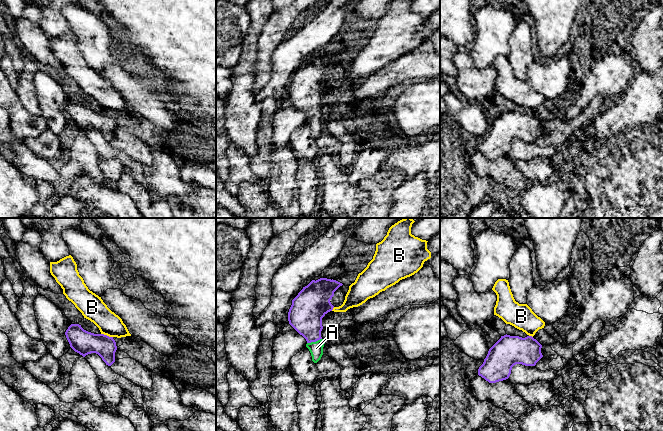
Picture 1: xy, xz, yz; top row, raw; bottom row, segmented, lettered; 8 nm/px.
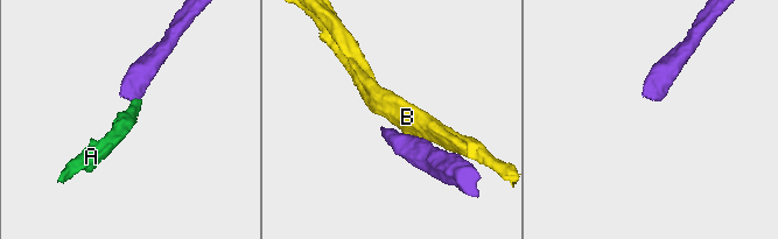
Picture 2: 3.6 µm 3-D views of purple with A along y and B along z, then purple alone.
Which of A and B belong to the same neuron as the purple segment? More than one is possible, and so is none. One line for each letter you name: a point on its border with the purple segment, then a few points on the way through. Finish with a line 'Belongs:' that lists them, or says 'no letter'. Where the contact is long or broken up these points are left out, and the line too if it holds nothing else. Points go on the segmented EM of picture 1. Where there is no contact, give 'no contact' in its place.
A: contact xz (314, 341); way xz (305, 315), (314, 341), (316, 348)
Belongs: A

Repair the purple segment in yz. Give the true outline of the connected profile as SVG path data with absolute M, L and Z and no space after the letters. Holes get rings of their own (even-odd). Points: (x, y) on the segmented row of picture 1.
M501 336L489 349L478 375L489 383L506 380L516 364L535 366L543 357L541 348L542 345L532 336Z

